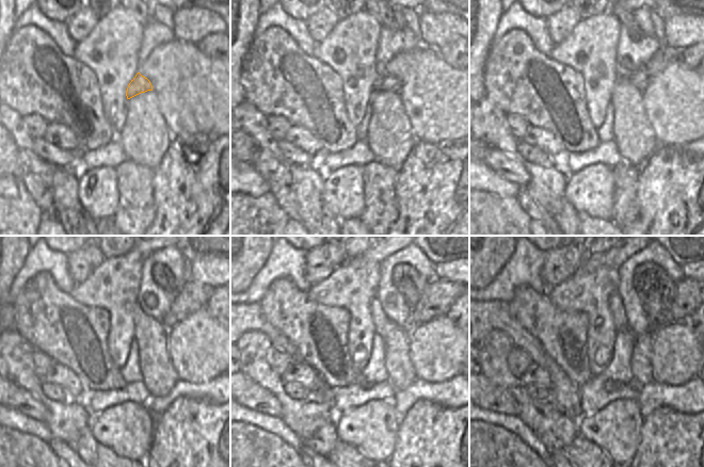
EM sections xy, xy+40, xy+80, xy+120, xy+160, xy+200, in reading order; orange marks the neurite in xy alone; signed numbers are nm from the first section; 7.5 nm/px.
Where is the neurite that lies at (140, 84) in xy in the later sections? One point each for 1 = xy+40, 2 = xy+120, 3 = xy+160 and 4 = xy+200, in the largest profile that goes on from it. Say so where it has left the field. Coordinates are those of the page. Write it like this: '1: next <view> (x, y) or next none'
1: next xy+40 (386, 82)
2: next xy+120 (193, 296)
3: next xy+160 (438, 295)
4: next xy+200 (686, 302)

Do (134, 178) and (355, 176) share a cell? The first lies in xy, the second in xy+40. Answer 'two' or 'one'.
two

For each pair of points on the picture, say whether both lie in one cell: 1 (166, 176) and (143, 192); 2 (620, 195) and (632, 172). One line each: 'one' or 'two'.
1: two
2: one

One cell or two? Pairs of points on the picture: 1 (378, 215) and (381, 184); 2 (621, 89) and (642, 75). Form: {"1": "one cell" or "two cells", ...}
{"1": "one cell", "2": "two cells"}

